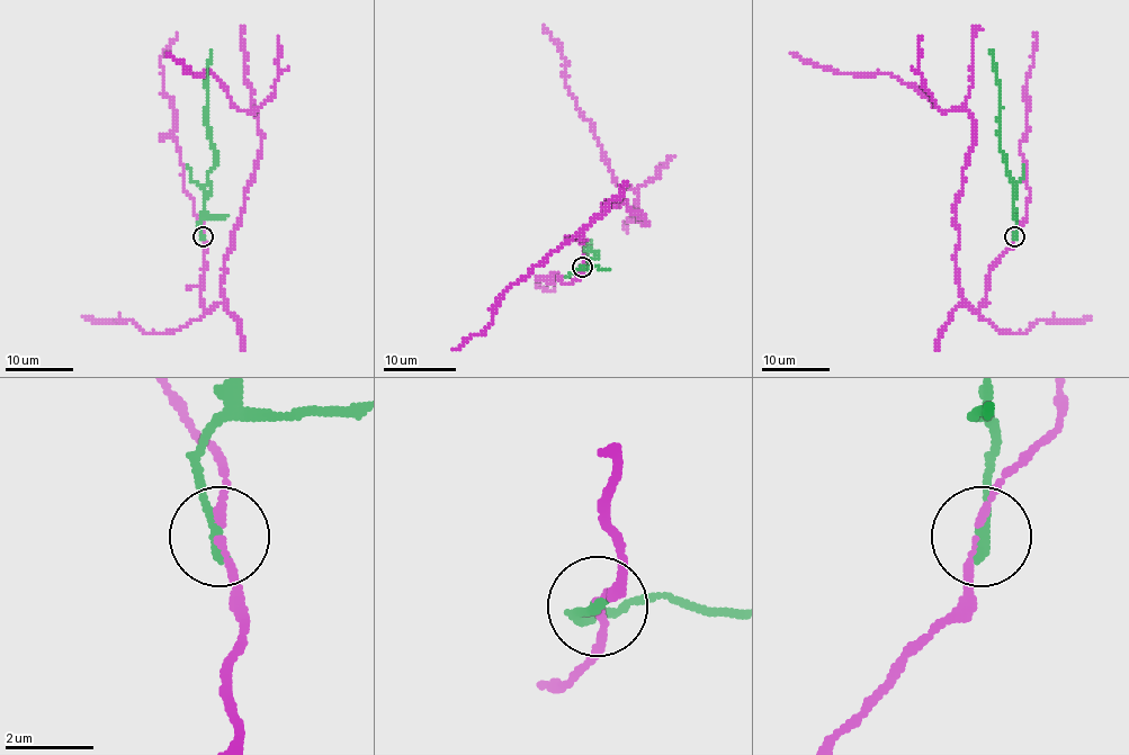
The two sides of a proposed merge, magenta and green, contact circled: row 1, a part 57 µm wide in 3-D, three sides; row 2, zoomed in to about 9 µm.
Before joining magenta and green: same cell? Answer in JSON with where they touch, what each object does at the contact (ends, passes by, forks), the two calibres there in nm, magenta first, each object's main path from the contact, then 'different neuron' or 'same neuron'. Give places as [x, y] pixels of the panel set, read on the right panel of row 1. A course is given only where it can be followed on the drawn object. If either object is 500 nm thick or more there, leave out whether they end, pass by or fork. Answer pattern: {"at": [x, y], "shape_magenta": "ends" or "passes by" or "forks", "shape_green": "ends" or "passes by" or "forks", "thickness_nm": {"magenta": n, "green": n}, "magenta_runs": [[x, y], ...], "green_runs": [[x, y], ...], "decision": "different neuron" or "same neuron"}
{"at": [1014, 236], "shape_magenta": "passes by", "shape_green": "ends", "thickness_nm": {"magenta": 150, "green": 300}, "magenta_runs": [[1014, 236], [971, 308], [960, 294], [955, 203], [974, 118], [941, 111], [886, 72], [842, 74], [791, 52]], "green_runs": [[1014, 236], [1014, 182], [998, 138], [1001, 82], [991, 48]], "decision": "different neuron"}

